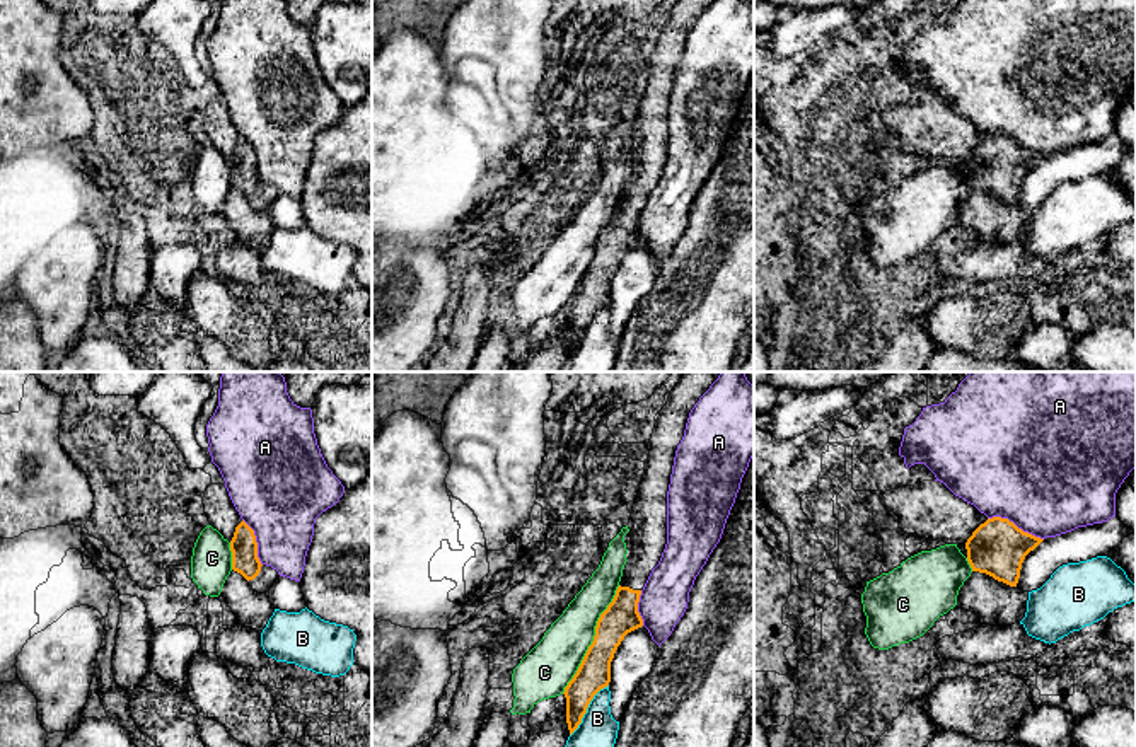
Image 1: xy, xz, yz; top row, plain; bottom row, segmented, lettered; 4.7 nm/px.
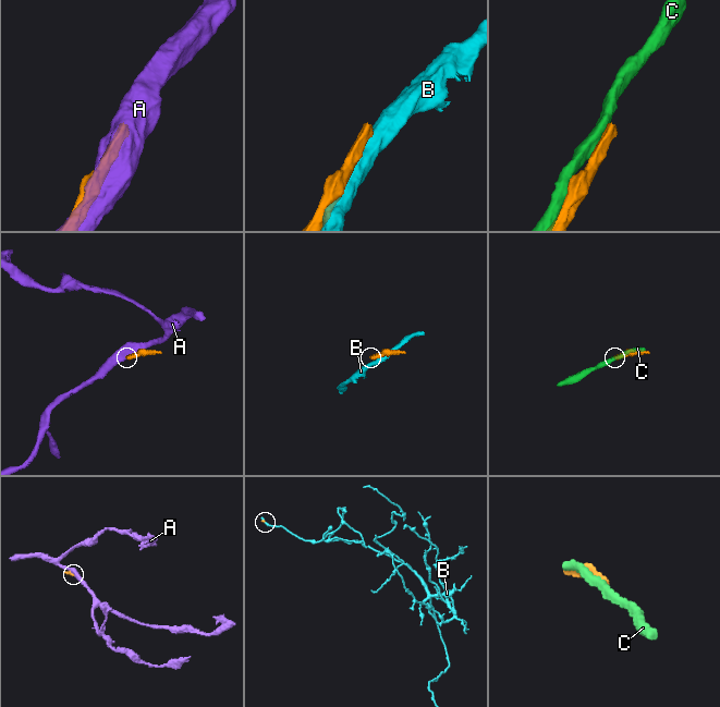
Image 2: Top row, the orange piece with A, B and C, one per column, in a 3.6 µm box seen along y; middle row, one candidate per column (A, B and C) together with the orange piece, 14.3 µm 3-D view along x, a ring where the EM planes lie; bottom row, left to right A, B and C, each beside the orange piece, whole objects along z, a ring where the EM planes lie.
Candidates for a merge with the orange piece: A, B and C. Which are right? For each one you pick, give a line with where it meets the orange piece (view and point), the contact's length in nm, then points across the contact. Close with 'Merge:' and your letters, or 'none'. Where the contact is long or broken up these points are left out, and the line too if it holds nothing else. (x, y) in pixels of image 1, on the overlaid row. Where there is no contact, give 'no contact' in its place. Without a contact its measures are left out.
Merge: none

